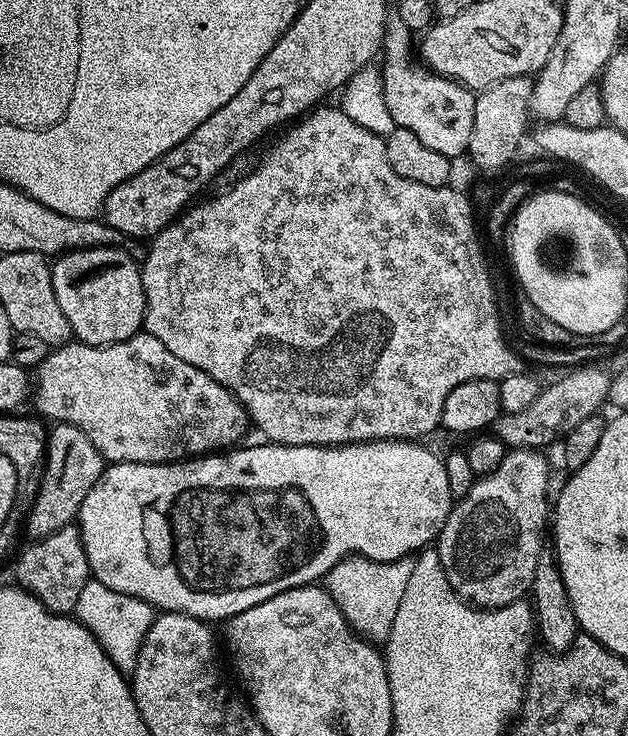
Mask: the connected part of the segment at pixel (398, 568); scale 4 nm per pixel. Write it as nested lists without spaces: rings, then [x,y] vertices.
[[[411,555],[384,563],[374,562],[364,556],[350,556],[331,568],[325,576],[324,586],[338,602],[348,624],[357,633],[373,642],[384,642],[387,641],[390,626],[393,625],[394,617],[398,614],[399,603],[402,602],[403,591],[410,582],[415,560]]]

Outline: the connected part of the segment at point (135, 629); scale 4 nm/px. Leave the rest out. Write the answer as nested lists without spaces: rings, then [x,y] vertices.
[[[89,578],[86,586],[82,586],[82,594],[78,597],[74,613],[75,619],[79,620],[82,626],[86,626],[90,634],[94,634],[110,662],[114,662],[116,669],[125,674],[134,670],[138,650],[146,638],[146,630],[150,630],[157,615],[157,609],[142,598],[118,594],[118,590],[110,590],[110,586],[102,586],[102,582],[94,578]]]

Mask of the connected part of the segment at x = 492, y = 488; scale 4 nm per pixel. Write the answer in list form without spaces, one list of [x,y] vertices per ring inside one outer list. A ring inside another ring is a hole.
[[[513,448],[505,451],[502,462],[498,462],[498,466],[490,474],[481,476],[476,479],[470,486],[470,490],[460,500],[455,501],[452,505],[452,513],[446,518],[446,522],[442,526],[438,539],[435,541],[434,547],[436,553],[442,558],[442,570],[446,570],[446,578],[450,582],[450,586],[457,594],[465,600],[467,604],[471,604],[474,608],[501,608],[515,600],[525,599],[529,595],[532,583],[534,582],[534,574],[536,573],[536,563],[540,557],[542,549],[545,547],[544,536],[546,540],[546,525],[550,520],[550,492],[548,496],[548,460],[544,457],[543,451],[534,448]]]

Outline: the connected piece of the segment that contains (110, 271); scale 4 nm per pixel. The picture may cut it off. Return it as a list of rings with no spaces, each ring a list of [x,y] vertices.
[[[123,247],[111,248],[73,248],[71,252],[57,255],[51,261],[52,288],[62,314],[66,316],[72,327],[72,335],[79,343],[102,346],[122,342],[135,336],[144,326],[144,287],[140,281],[141,265],[132,261],[128,252],[123,252]]]

